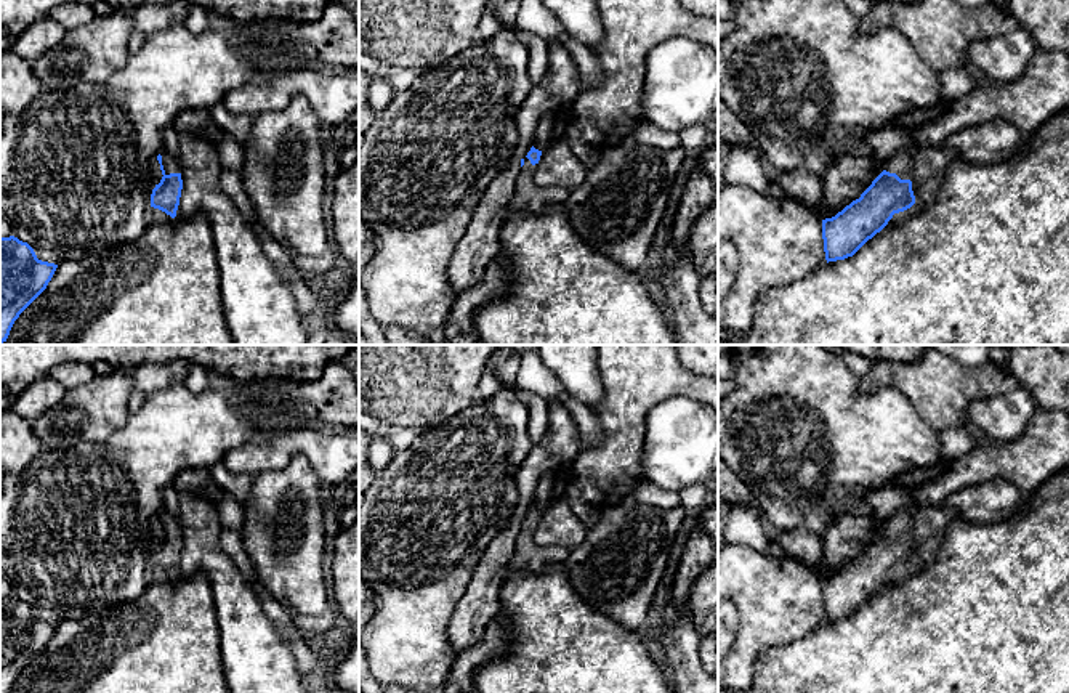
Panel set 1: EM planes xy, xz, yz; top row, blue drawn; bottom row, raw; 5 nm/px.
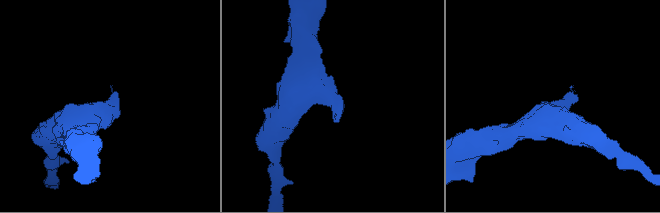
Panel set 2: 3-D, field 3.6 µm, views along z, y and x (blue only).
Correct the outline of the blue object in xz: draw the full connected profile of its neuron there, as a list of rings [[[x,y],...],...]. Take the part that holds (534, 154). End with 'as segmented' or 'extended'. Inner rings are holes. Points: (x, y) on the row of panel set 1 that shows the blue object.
[[[534,146],[526,157],[521,159],[521,172],[514,183],[514,194],[508,205],[508,217],[519,212],[542,213],[542,210],[553,202],[564,204],[571,189],[563,186],[539,188],[534,181],[534,173],[540,160],[542,151]]]; extended

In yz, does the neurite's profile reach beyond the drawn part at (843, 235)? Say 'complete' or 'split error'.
split error

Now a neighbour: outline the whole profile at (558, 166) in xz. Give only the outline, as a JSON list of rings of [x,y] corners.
[[[567,138],[555,140],[542,151],[534,181],[539,188],[574,189],[583,183],[588,168],[575,157]]]

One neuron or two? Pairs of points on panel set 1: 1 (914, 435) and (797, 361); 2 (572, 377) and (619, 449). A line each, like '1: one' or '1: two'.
1: one
2: two

